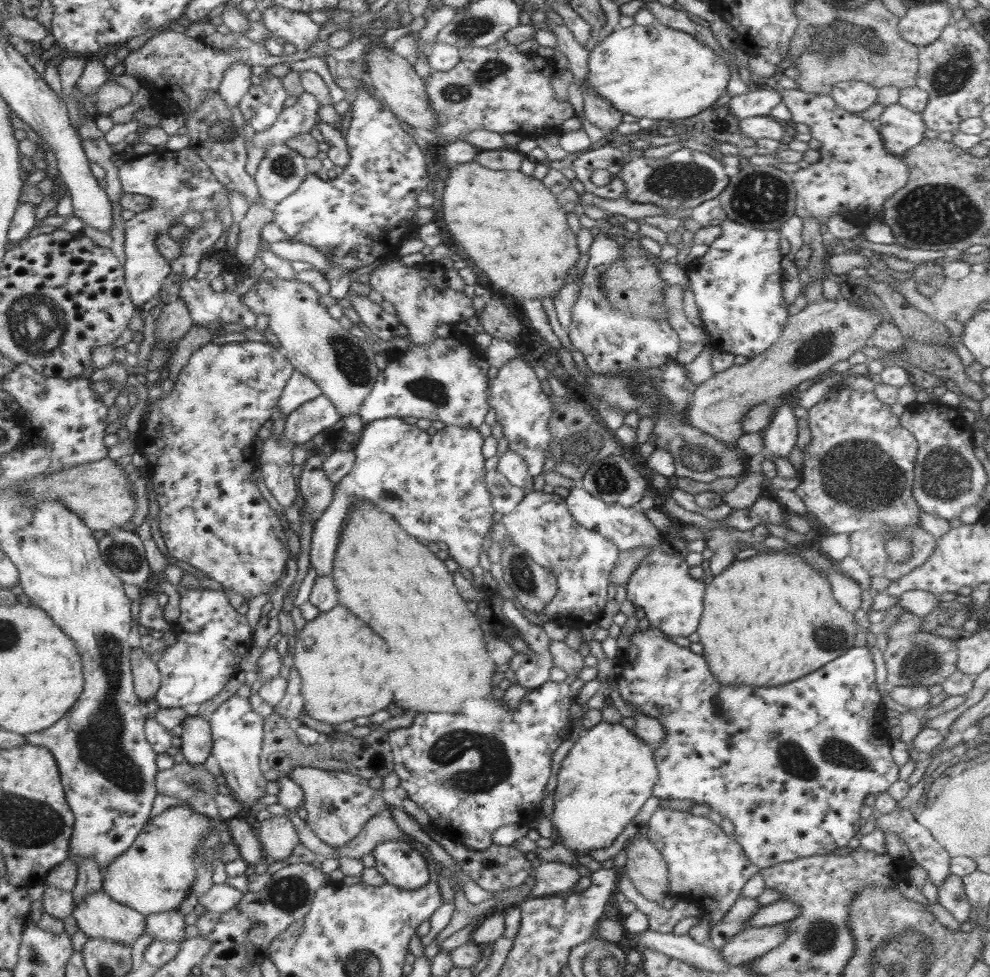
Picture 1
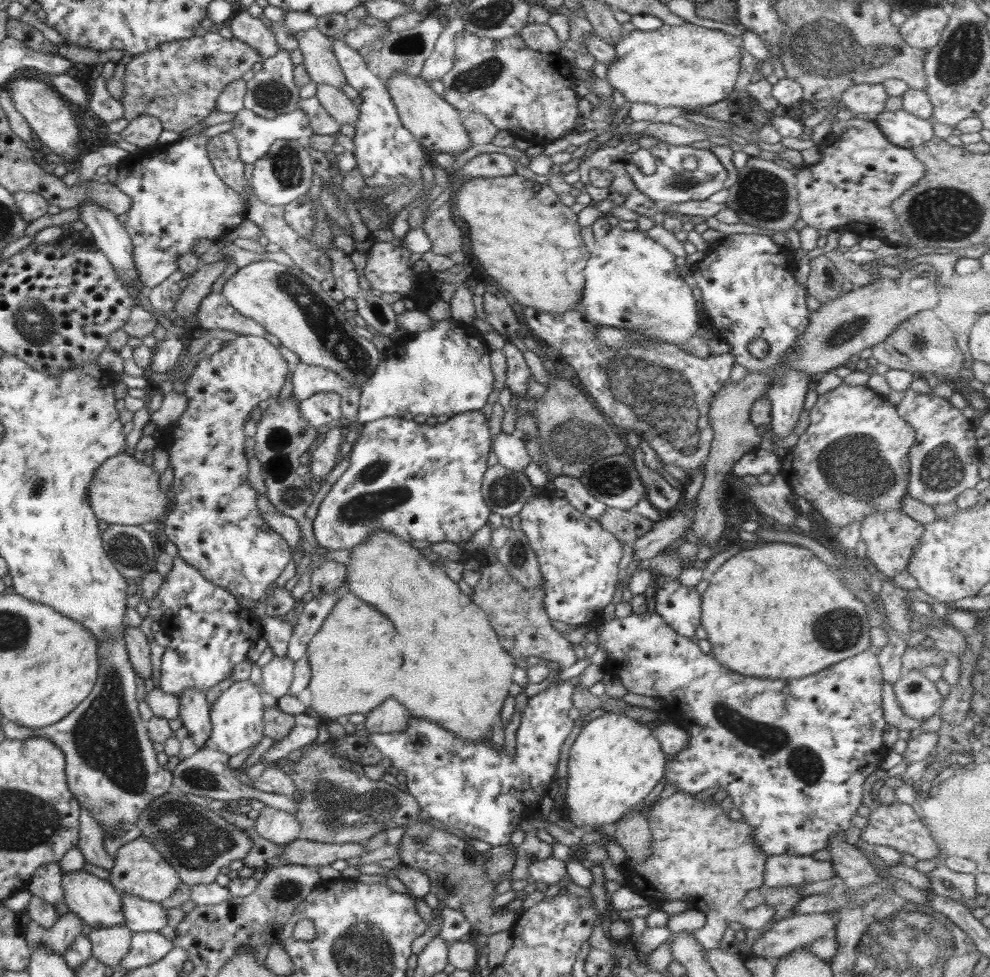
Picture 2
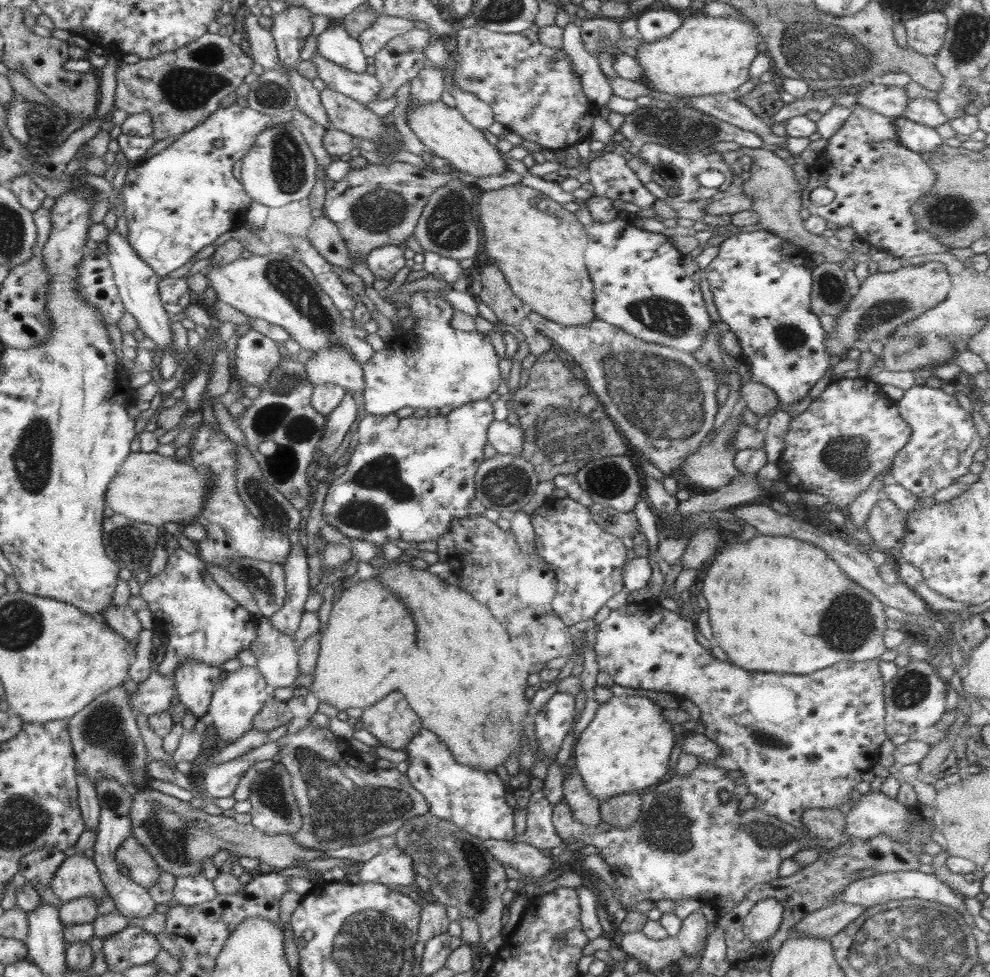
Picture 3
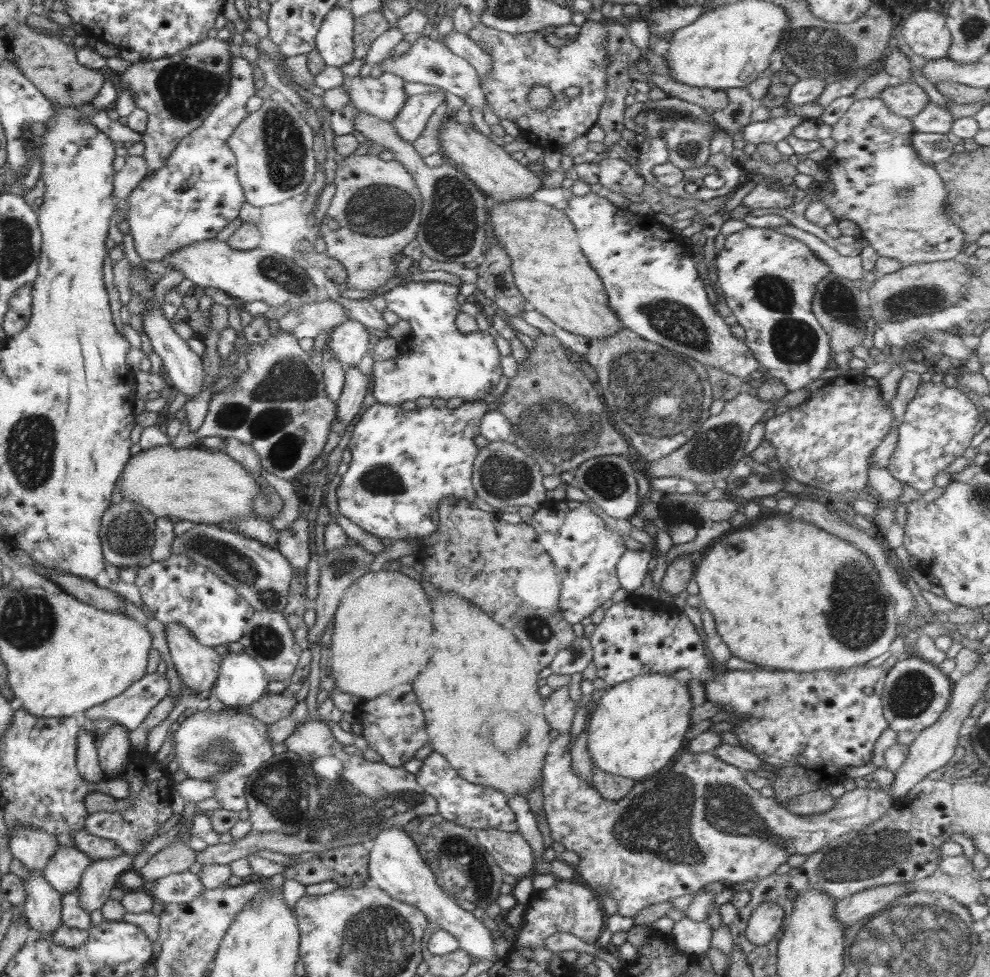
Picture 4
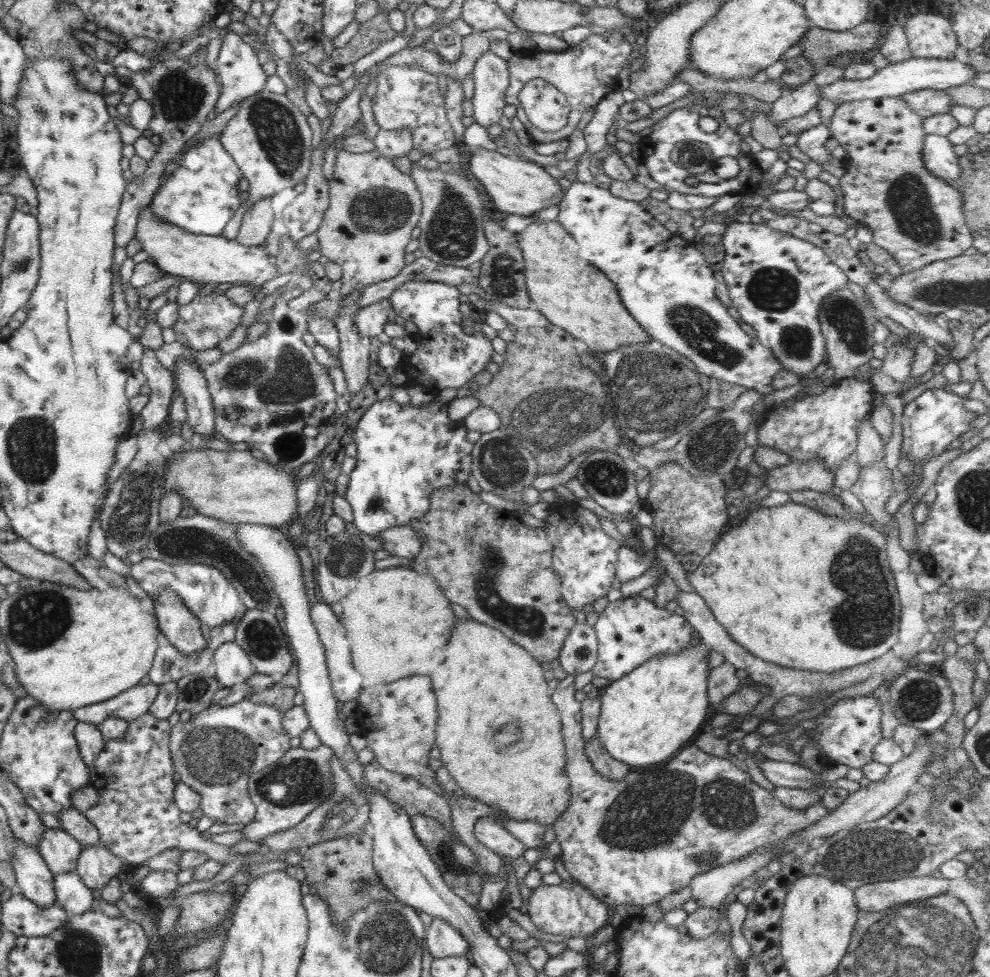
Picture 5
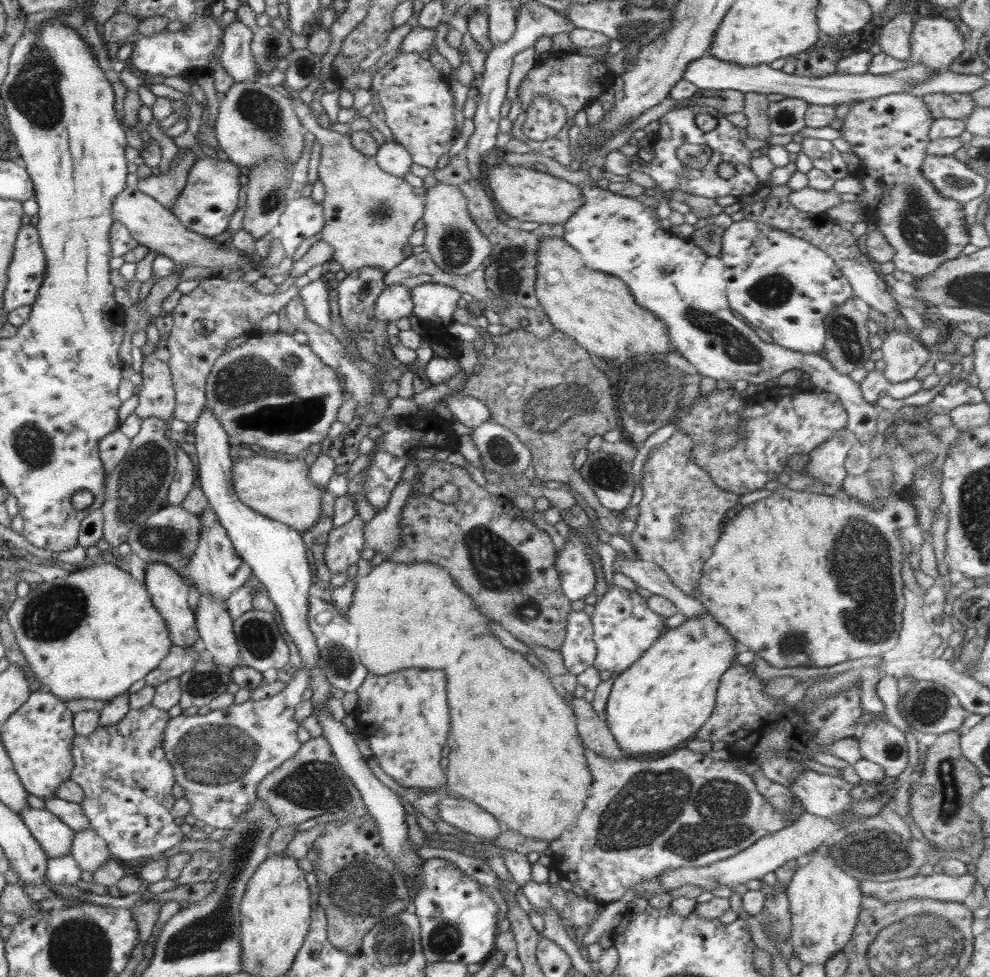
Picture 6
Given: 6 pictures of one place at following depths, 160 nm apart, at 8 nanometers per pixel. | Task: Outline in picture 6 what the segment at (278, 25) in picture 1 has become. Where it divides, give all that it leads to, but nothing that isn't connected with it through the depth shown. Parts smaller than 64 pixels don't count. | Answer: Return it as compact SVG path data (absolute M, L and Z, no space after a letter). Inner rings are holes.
M400 52L373 76L371 86L377 92L386 114L386 126L414 163L435 170L440 157L455 142L454 99L448 79L428 60L414 52Z

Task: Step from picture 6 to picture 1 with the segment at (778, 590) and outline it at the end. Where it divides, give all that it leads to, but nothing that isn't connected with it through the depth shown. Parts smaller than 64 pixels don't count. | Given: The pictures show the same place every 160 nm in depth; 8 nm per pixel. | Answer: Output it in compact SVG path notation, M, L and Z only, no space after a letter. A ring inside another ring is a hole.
M790 549L777 551L777 553L759 553L748 559L735 561L720 574L714 576L710 584L705 584L703 596L703 611L700 617L699 626L696 630L699 642L703 646L703 657L707 662L711 673L722 684L735 684L736 686L778 686L787 682L795 681L804 675L810 674L827 662L846 654L856 641L859 626L854 620L852 612L844 610L838 601L833 597L830 581L814 569L814 565L808 564L798 551Z

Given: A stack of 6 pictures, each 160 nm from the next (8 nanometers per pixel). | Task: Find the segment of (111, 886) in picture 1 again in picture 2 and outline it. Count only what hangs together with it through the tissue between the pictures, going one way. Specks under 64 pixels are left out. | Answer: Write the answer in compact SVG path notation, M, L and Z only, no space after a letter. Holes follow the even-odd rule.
M142 836L127 844L122 844L114 859L115 866L111 880L112 887L118 894L128 893L128 895L136 895L140 899L161 904L164 900L170 898L172 893L182 884L176 870L170 864L167 864L166 860L160 856L160 852Z

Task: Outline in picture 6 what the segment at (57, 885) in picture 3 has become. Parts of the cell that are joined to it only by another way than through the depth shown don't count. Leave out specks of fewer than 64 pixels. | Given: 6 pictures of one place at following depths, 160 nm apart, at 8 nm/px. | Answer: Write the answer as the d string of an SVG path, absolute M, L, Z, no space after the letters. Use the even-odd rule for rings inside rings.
M25 806L20 818L48 859L70 854L74 831L48 809Z

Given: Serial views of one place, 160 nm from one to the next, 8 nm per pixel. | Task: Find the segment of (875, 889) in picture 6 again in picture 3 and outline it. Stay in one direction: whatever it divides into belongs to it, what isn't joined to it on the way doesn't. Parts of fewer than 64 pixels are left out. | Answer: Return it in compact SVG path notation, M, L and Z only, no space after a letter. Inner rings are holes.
M832 903L828 907L804 915L804 918L795 924L790 936L795 933L830 939L854 922L865 910L868 909L850 903Z

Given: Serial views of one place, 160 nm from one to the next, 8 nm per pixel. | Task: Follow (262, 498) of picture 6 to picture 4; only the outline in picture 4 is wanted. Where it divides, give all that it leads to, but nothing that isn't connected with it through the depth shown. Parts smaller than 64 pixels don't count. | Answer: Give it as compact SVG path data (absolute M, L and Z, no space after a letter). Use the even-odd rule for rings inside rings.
M171 444L146 449L136 455L131 455L130 460L120 476L120 494L125 500L131 500L147 508L156 518L167 516L175 522L190 520L192 523L206 523L225 525L233 518L255 516L253 500L258 495L263 495L260 483L236 462L228 453L211 451L198 447L196 444L188 448L174 448Z

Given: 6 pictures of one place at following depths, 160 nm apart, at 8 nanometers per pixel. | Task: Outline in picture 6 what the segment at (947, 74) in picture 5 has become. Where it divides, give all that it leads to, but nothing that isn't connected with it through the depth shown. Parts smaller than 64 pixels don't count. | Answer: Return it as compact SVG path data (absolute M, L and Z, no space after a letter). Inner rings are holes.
M712 55L704 56L688 63L683 72L683 79L692 82L698 88L714 90L739 90L743 93L754 92L762 95L784 94L790 98L805 100L809 104L824 106L838 106L851 104L860 100L866 101L878 98L886 94L900 94L913 88L917 82L925 80L931 74L931 69L922 63L912 63L906 68L891 72L890 74L829 74L823 77L801 77L794 73L788 74L782 70L776 70L770 65L740 66L733 62L724 62Z

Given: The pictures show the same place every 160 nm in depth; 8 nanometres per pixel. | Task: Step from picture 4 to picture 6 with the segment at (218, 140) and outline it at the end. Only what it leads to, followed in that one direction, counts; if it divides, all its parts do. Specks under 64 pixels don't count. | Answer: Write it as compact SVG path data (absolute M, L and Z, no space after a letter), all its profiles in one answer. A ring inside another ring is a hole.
M237 19L225 28L219 63L235 82L244 82L249 78L260 80L261 74L256 68L251 51L252 37L252 29ZM200 155L187 174L187 181L174 201L171 211L192 232L205 237L218 236L227 230L234 212L243 202L243 188L239 183L240 167L221 156L221 159Z

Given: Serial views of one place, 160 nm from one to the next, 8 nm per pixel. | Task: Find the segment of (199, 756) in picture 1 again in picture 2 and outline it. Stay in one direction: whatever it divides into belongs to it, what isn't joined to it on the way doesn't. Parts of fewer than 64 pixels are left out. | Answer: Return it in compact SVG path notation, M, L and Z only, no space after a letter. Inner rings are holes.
M187 688L179 697L179 717L182 724L193 736L196 748L202 749L211 735L210 703L207 701L206 690Z

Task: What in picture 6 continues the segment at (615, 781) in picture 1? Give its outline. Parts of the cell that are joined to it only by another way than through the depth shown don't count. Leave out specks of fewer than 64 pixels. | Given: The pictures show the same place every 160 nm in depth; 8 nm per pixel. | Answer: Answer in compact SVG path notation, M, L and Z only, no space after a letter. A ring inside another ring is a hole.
M708 610L695 618L686 618L678 628L664 631L628 670L617 674L614 679L603 718L618 746L628 756L636 758L654 756L654 752L661 756L696 733L710 718L720 679L736 659L735 642L735 638L720 623L716 623Z

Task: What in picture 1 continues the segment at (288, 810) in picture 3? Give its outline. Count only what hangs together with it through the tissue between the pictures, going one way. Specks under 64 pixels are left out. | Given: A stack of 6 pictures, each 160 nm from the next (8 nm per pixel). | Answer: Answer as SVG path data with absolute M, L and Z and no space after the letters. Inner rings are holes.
M288 817L266 819L256 825L255 831L265 858L272 862L284 861L301 844L296 828Z

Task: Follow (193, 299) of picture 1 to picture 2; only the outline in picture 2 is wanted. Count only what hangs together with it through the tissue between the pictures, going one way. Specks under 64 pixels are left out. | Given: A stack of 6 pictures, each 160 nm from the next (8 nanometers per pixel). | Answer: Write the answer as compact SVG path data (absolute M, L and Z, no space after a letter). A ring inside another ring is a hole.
M210 292L200 301L197 317L200 326L209 331L221 328L238 335L256 337L264 337L268 333L261 324L230 306L221 292Z

